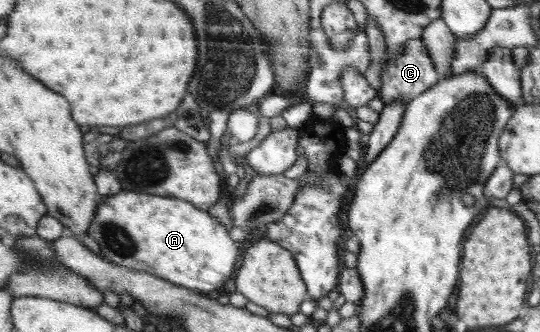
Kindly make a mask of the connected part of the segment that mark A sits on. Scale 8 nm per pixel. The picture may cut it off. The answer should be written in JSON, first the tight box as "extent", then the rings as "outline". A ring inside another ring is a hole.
{"extent":[87,191,237,295],"outline":[[[123,191],[104,198],[87,235],[97,241],[102,256],[115,264],[154,274],[155,277],[161,277],[162,281],[203,295],[219,289],[229,279],[237,259],[237,245],[229,237],[229,231],[211,217],[207,210],[199,209],[190,201],[179,198],[161,197],[137,191]]]}

